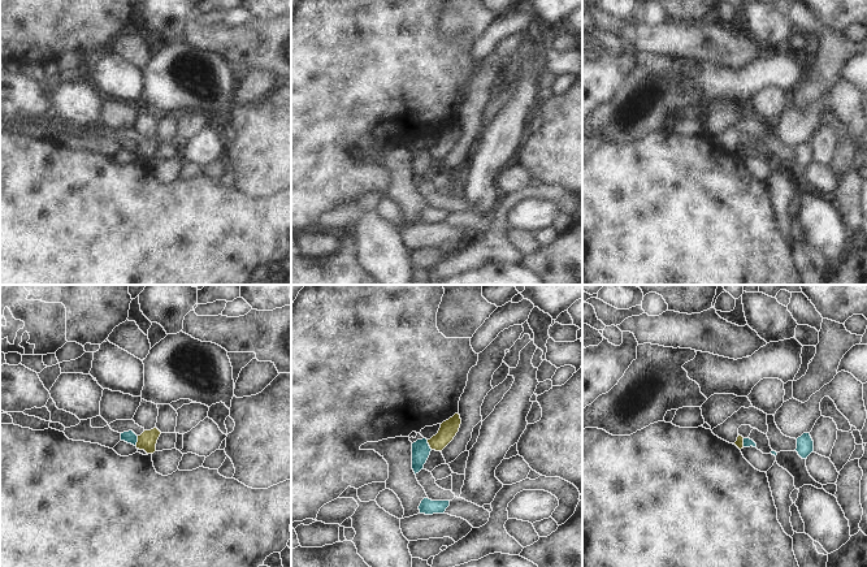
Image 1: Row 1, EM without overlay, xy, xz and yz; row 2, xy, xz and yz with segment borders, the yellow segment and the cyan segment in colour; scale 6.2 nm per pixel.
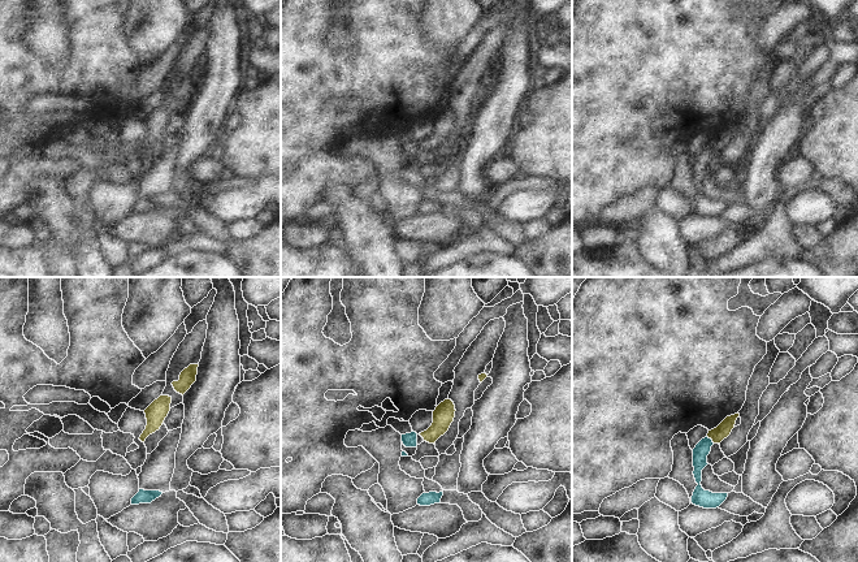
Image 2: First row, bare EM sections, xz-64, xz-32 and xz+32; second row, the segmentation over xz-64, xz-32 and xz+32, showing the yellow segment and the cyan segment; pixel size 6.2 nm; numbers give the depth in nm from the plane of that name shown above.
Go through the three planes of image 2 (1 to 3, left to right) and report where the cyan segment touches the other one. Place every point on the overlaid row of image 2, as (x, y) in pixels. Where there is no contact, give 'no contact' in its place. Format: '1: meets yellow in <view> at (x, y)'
1: no contact
2: no contact
3: meets yellow in xz+32 at (710, 437)

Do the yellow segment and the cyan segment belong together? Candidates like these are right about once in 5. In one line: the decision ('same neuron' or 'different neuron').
different neuron

